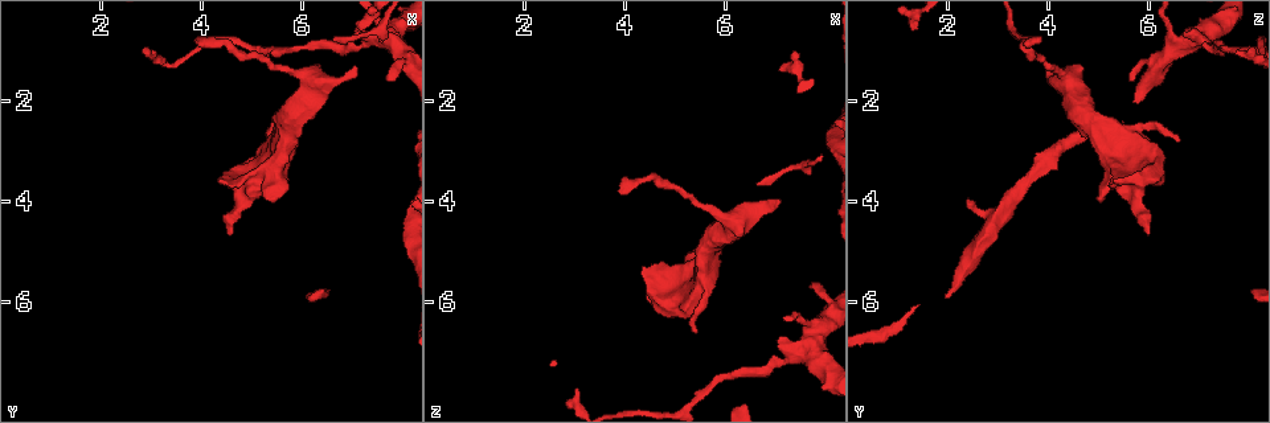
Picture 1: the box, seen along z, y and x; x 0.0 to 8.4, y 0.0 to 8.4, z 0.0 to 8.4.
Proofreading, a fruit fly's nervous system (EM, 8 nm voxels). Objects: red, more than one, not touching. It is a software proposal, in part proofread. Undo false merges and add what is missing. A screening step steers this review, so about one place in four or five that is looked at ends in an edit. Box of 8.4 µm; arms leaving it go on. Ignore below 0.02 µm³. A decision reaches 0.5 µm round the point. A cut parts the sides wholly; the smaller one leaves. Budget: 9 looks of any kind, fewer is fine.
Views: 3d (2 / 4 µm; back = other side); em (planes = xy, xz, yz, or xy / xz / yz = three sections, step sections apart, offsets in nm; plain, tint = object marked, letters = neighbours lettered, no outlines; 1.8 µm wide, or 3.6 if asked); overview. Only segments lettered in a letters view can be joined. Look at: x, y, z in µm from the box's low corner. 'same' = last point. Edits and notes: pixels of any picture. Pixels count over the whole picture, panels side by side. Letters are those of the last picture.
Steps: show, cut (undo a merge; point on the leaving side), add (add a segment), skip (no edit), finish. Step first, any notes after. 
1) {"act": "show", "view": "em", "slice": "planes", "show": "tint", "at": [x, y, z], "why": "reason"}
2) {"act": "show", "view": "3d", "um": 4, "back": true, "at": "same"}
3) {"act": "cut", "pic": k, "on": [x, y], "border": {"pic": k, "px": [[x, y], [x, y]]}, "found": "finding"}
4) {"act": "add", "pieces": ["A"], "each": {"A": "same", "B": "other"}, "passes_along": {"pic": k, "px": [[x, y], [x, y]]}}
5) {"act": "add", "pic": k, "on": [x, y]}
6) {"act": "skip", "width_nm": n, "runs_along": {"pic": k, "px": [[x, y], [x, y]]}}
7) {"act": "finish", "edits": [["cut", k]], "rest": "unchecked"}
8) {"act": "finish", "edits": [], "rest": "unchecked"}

{"act": "show", "view": "3d", "um": 2, "back": true, "at": [3.00, 1.10, 7.70], "why": "an open end"}

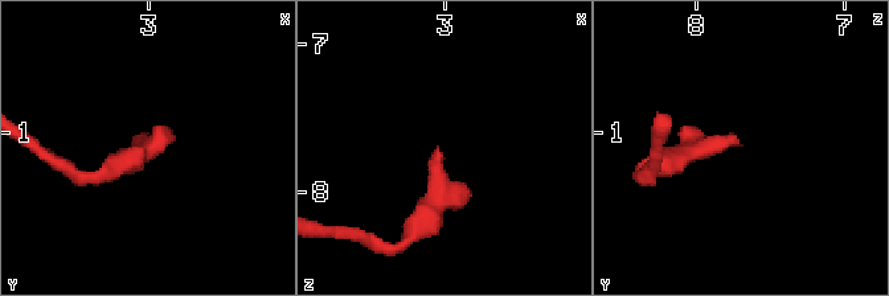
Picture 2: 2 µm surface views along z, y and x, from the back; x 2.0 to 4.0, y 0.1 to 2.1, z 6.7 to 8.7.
{"act": "show", "view": "em", "slice": "xy", "step": 16, "show": "letters", "at": [3.04, 1.10, 7.70]}

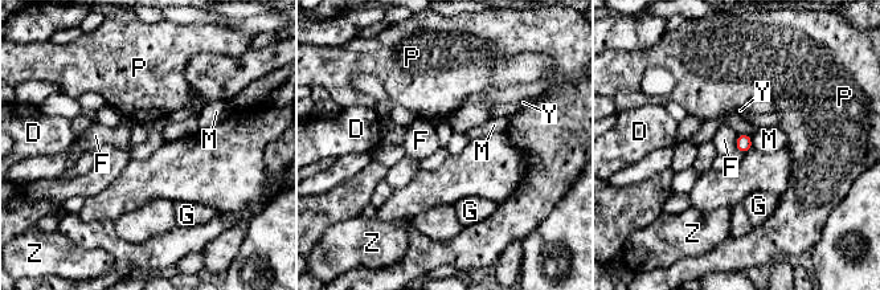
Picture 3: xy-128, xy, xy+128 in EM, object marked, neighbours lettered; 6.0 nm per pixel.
{"act": "show", "view": "em", "slice": "xz", "step": 8, "show": "letters", "at": "same"}

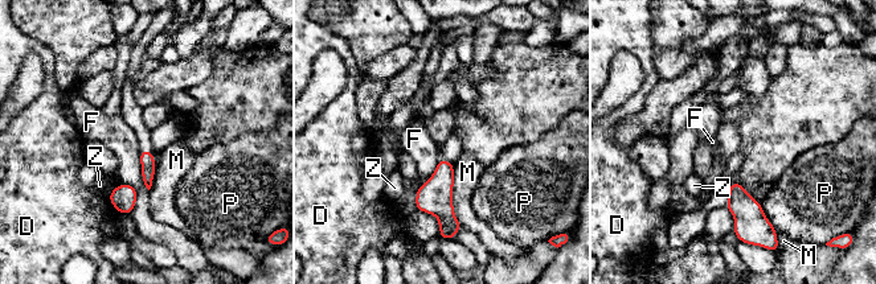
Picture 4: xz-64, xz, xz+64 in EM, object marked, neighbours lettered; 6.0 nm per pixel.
{"act": "skip", "each": {"D": "other", "F": "other", "M": "other", "P": "other", "Z": "other"}, "border": {"pic": 4, "px": [[122, 182], [136, 190], [130, 214]]}, "found": "none of them fits"}

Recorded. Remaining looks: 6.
{"act": "show", "view": "em", "slice": "planes", "show": "letters", "at": [4.40, 3.60, 5.25], "why": "thick end"}

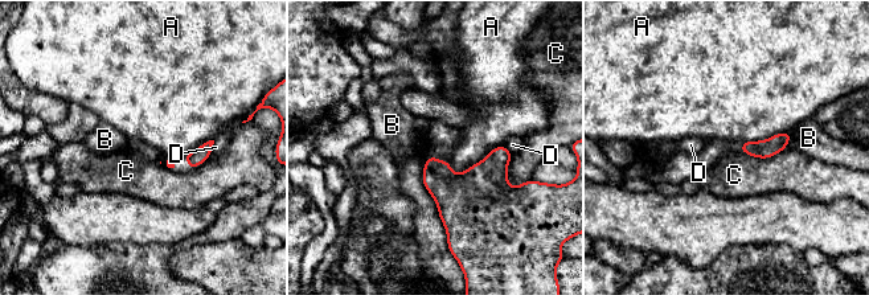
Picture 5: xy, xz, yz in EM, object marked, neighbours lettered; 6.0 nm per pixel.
{"act": "skip", "each": {"A": "other", "B": "other", "C": "other", "D": "other"}, "border": {"pic": 5, "px": [[785, 148], [769, 158], [741, 152]]}, "found": "no lettered segment goes on from it"}

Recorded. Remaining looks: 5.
{"act": "show", "view": "3d", "um": 2, "at": [3.80, 0.80, 3.80], "why": "thin end"}

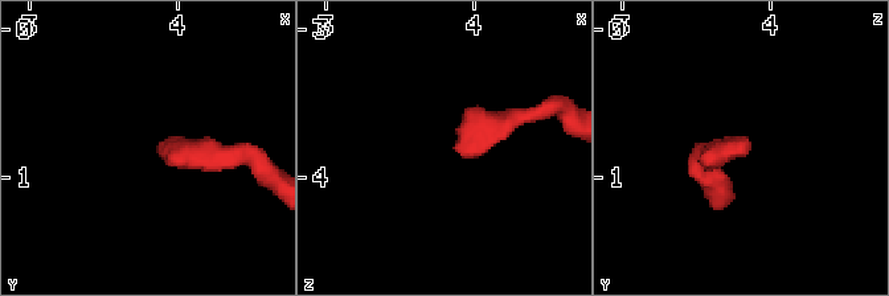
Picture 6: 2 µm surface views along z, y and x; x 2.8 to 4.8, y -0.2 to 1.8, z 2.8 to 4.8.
{"act": "show", "view": "em", "slice": "planes", "show": "plain", "at": [3.86, 0.78, 3.82], "why": "need the tissue"}

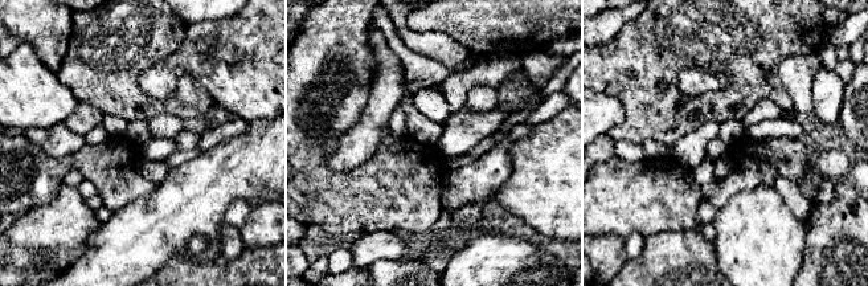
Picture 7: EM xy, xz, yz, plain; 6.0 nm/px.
{"act": "show", "view": "em", "slice": "planes", "show": "letters", "at": "same"}

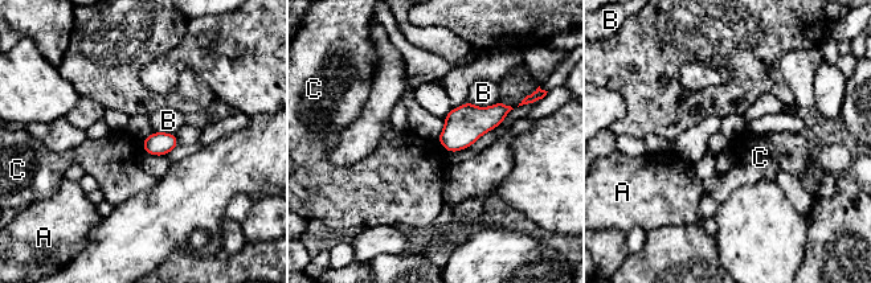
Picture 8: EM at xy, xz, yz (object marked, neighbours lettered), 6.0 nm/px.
{"act": "skip", "width_nm": 140, "each": {"A": "other", "B": "other", "C": "other"}, "border": {"pic": 8, "px": [[142, 139], [143, 151]]}, "found": "no lettered segment goes on from it"}

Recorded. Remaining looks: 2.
{"act": "show", "view": "em", "slice": "planes", "show": "letters", "at": [7.05, 1.35, 4.05], "why": "branch stops here"}

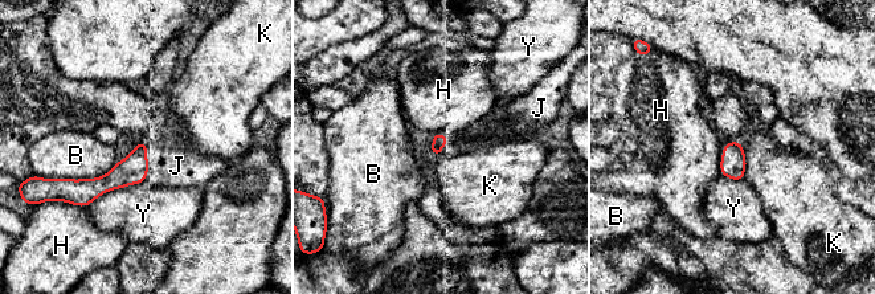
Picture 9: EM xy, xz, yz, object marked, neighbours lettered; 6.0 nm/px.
{"act": "add", "pieces": ["J"], "each": {"B": "other", "H": "other", "J": "same", "K": "other", "Y": "other"}, "found": "the cell continues"}

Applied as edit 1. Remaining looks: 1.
{"act": "finish", "edits": [["add", 9]], "rest": "unchecked"}

